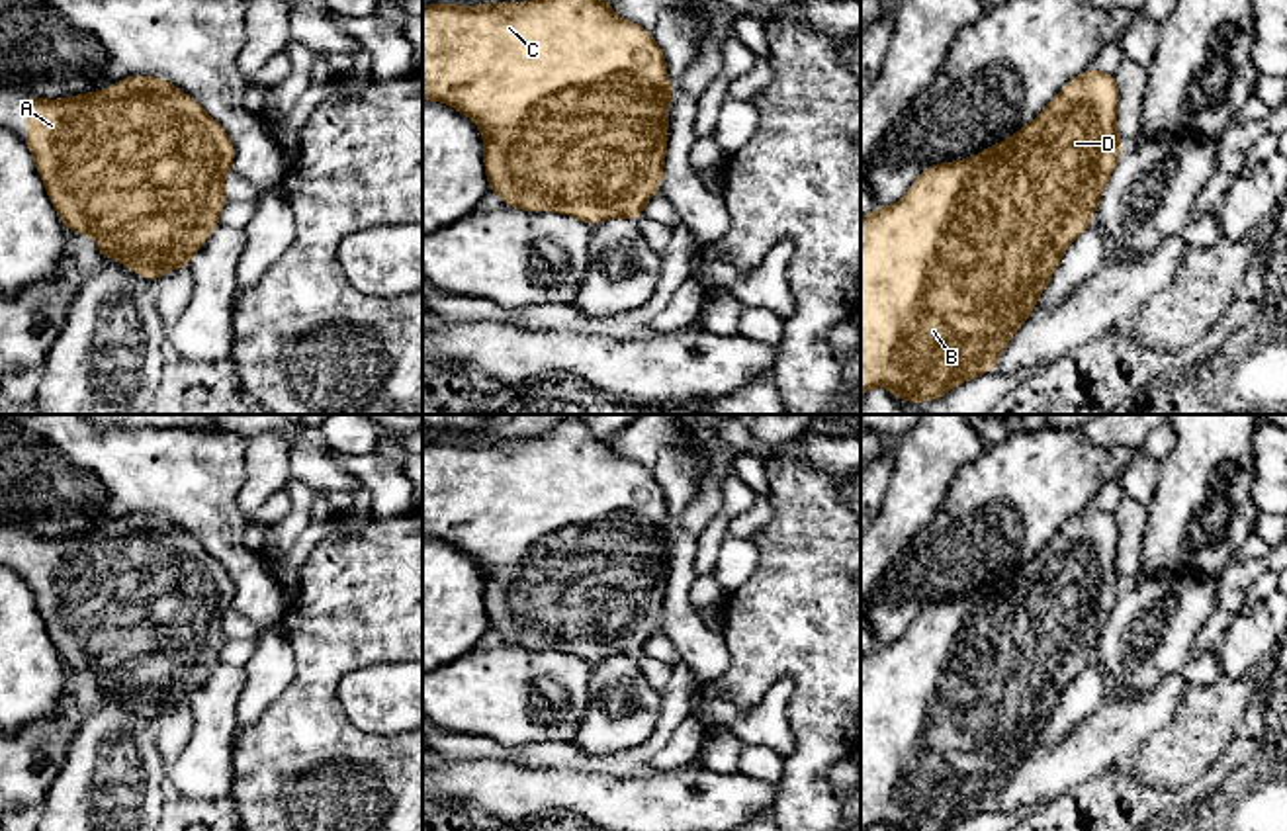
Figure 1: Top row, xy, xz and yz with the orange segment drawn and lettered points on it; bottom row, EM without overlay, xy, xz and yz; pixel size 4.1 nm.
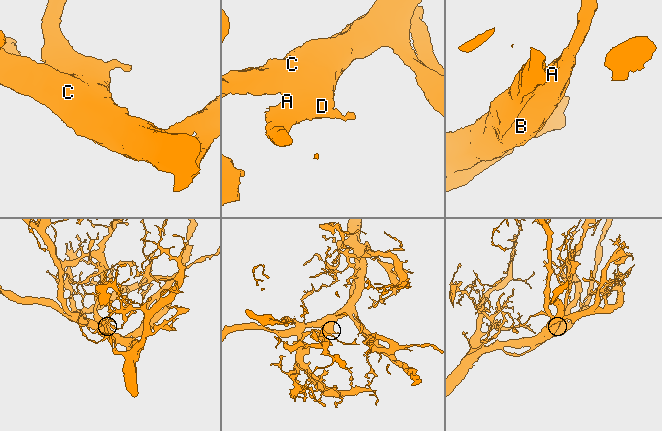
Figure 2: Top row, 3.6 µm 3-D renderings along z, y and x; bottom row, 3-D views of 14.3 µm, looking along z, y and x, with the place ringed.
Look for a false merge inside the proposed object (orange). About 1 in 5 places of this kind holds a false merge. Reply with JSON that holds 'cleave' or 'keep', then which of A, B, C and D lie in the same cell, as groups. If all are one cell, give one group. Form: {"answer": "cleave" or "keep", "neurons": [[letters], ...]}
{"answer": "keep", "neurons": [["A", "B", "C", "D"]]}

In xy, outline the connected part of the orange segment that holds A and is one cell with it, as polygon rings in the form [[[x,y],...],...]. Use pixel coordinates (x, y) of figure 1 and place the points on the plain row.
[[[133,512],[110,528],[65,538],[27,530],[23,581],[59,657],[74,673],[90,673],[102,694],[153,720],[190,704],[227,641],[223,616],[231,610],[235,585],[225,567],[168,516]]]

